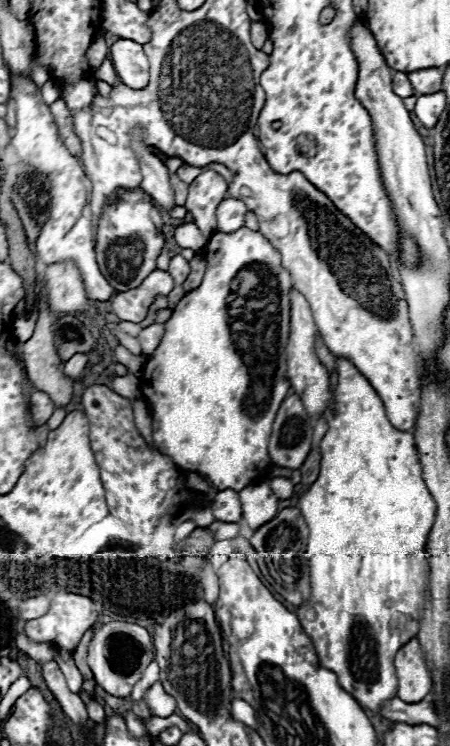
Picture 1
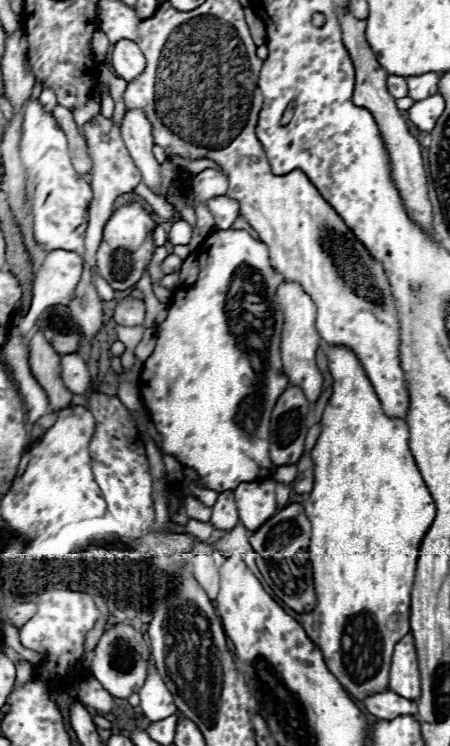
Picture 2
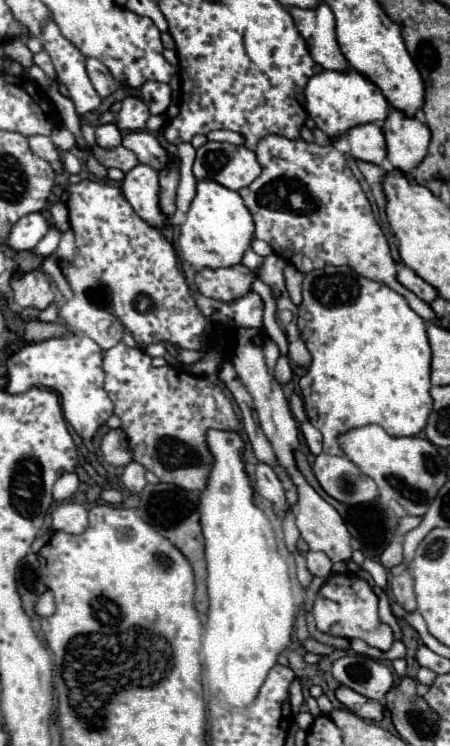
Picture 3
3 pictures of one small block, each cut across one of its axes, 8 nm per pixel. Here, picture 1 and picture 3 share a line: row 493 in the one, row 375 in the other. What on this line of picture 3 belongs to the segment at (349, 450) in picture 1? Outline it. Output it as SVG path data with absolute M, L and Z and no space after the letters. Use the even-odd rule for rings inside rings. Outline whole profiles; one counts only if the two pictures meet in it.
M326 266L304 276L298 328L312 354L308 372L300 378L308 420L324 436L324 454L340 456L338 434L366 424L380 424L390 436L416 436L424 430L432 410L430 396L430 344L424 320L408 302L382 282L368 280L352 268Z

